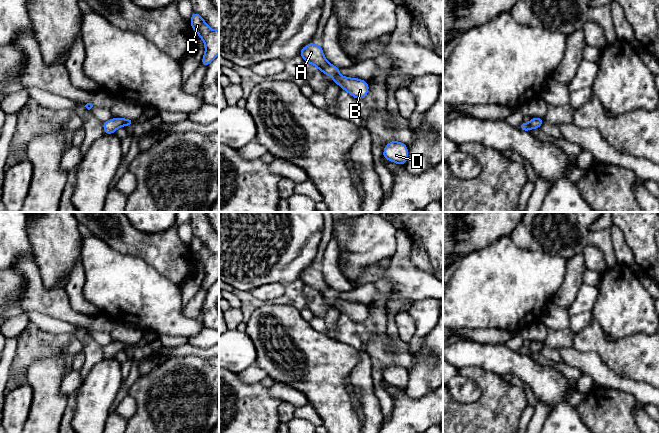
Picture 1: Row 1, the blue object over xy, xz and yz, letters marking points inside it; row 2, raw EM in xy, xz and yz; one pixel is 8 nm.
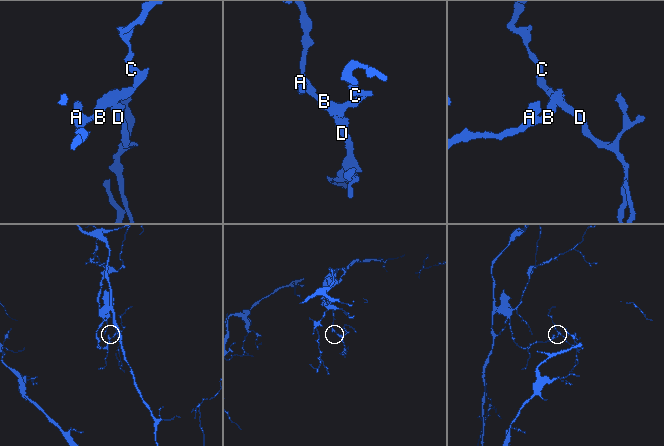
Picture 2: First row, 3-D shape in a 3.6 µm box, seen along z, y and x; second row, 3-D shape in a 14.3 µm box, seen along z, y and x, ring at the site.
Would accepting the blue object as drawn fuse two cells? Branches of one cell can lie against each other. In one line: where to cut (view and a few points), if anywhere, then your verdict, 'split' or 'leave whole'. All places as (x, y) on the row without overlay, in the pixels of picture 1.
cut none; leave whole

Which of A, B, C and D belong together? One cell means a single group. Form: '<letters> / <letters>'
A B C D

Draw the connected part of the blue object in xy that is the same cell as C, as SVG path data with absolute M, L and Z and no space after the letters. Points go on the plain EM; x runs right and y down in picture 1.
M194 235L191 240L190 249L204 266L205 278L201 288L207 291L219 278L219 253L212 254L205 244Z

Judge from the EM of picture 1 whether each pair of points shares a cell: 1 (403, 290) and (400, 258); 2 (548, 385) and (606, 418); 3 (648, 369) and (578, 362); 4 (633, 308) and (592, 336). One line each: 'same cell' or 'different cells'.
1: same cell
2: different cells
3: different cells
4: different cells

